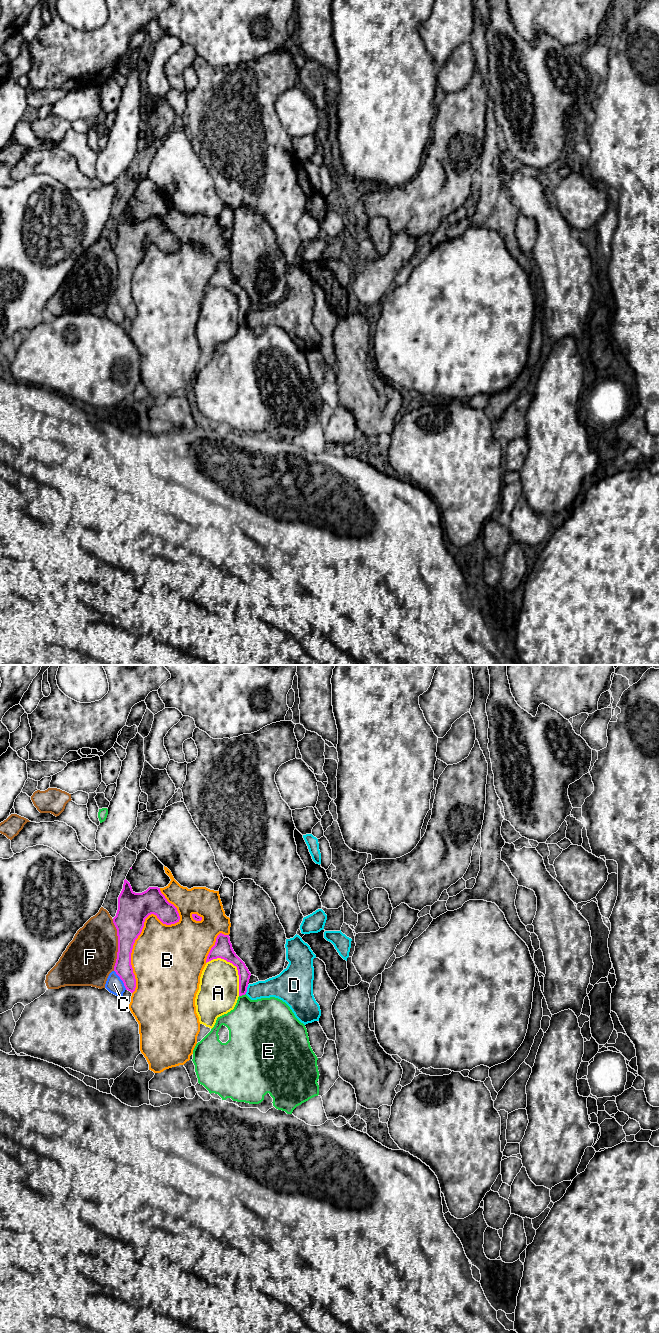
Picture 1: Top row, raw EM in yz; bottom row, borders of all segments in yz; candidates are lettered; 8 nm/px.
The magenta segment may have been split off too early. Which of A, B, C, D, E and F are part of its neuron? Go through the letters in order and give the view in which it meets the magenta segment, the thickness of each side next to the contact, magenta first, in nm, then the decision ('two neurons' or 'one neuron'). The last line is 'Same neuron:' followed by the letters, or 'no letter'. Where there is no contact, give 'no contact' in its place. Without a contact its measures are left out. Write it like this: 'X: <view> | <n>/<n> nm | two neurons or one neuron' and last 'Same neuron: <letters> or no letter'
A: yz | 150/320 nm | two neurons
B: yz | 260/400 nm | two neurons
C: yz | 140/140 nm | two neurons
D: yz | 100/170 nm | two neurons
E: yz | 100/380 nm | two neurons
F: yz | 240/400 nm | two neurons
Same neuron: no letter

